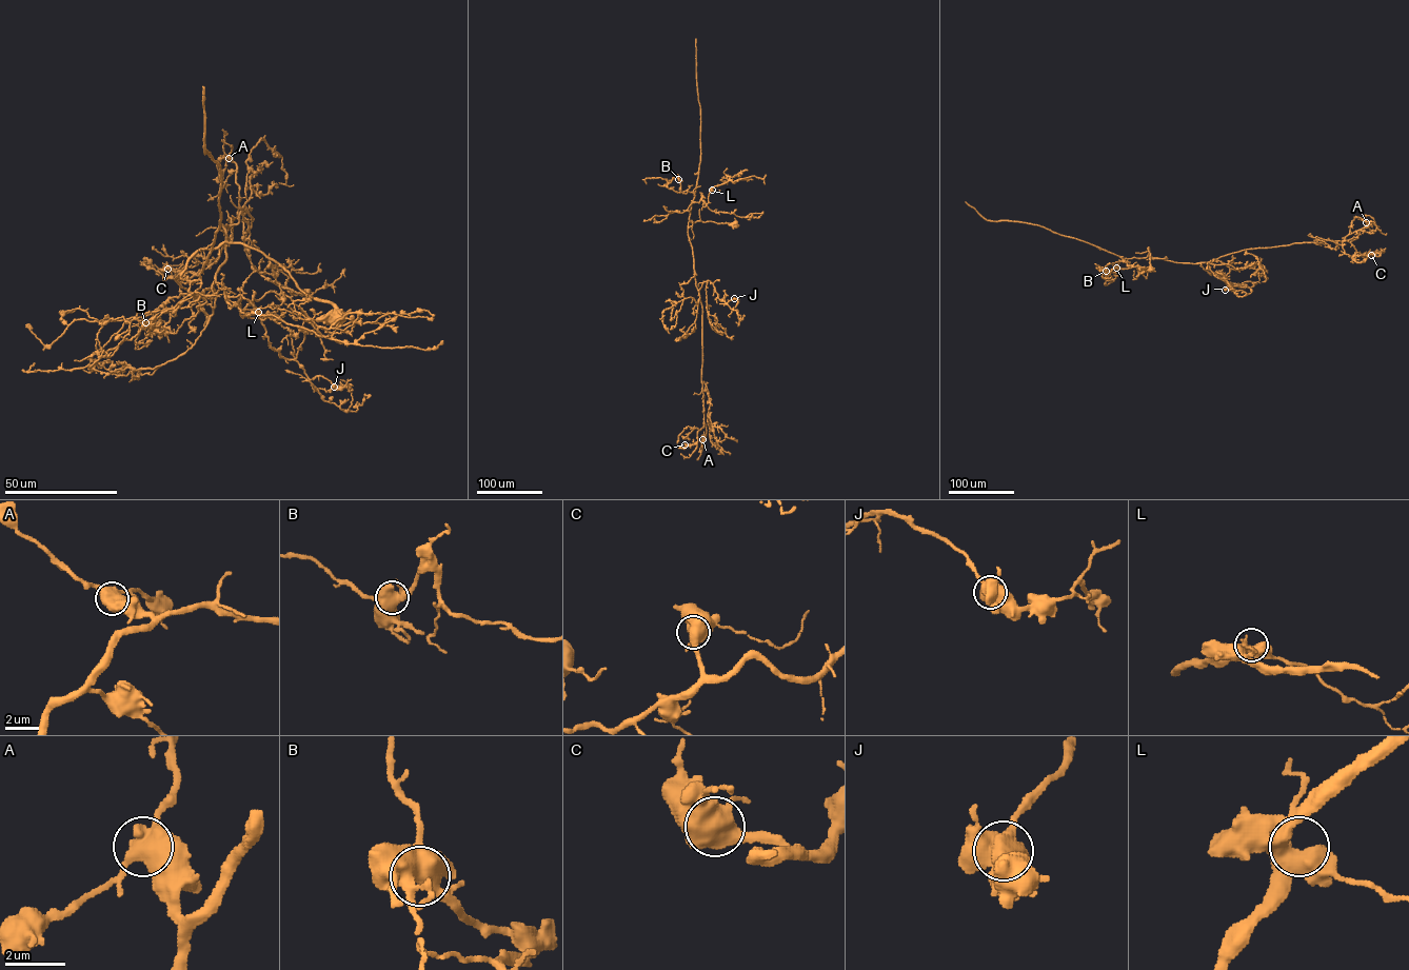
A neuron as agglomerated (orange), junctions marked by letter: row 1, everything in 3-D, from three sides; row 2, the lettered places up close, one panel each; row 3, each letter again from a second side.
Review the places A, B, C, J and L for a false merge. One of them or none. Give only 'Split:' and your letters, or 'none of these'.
Split: none of these

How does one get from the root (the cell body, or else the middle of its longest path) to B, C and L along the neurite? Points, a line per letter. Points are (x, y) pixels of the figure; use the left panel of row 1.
B: (337, 316), (260, 252), (222, 242), (199, 249), (180, 276), (200, 286), (152, 329), (145, 322)
C: (337, 316), (241, 243), (199, 249), (183, 288), (213, 285), (229, 217), (210, 266), (167, 269)
L: (337, 316), (241, 243), (189, 260), (180, 277), (190, 292), (223, 286), (231, 305), (258, 312)

